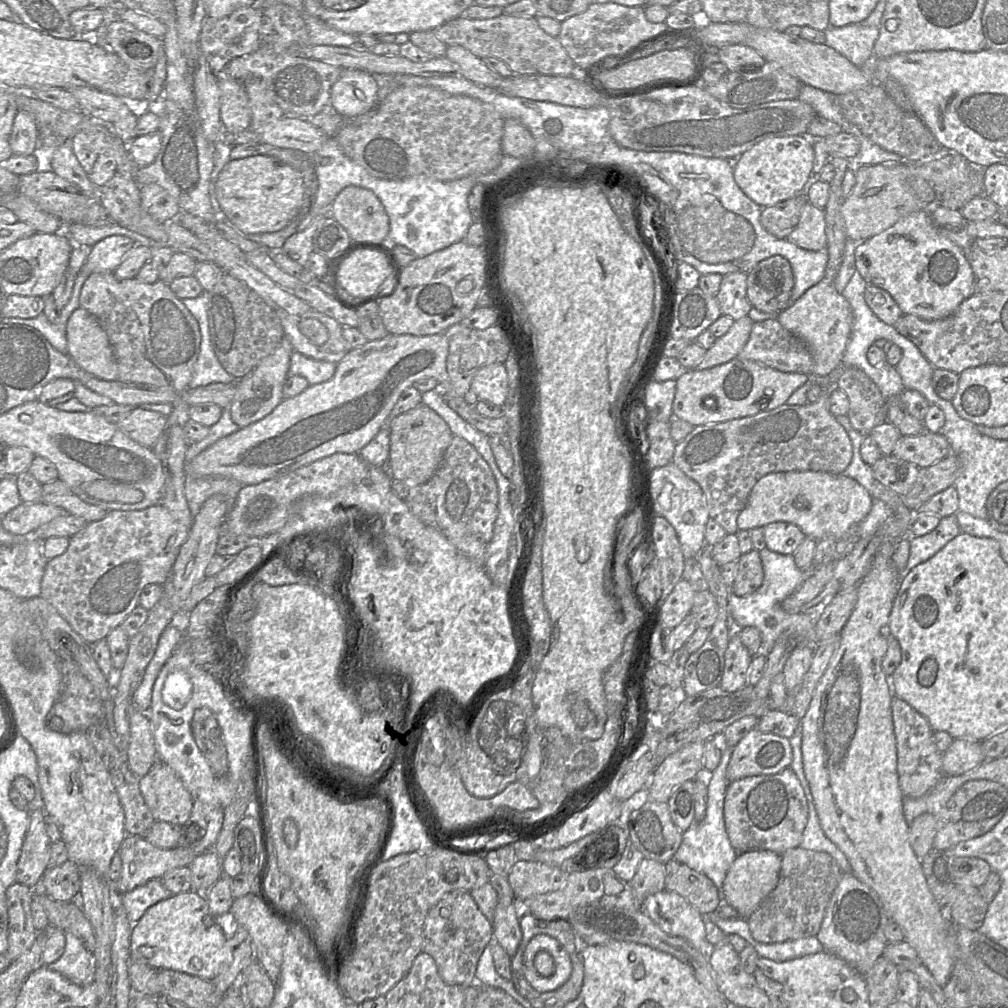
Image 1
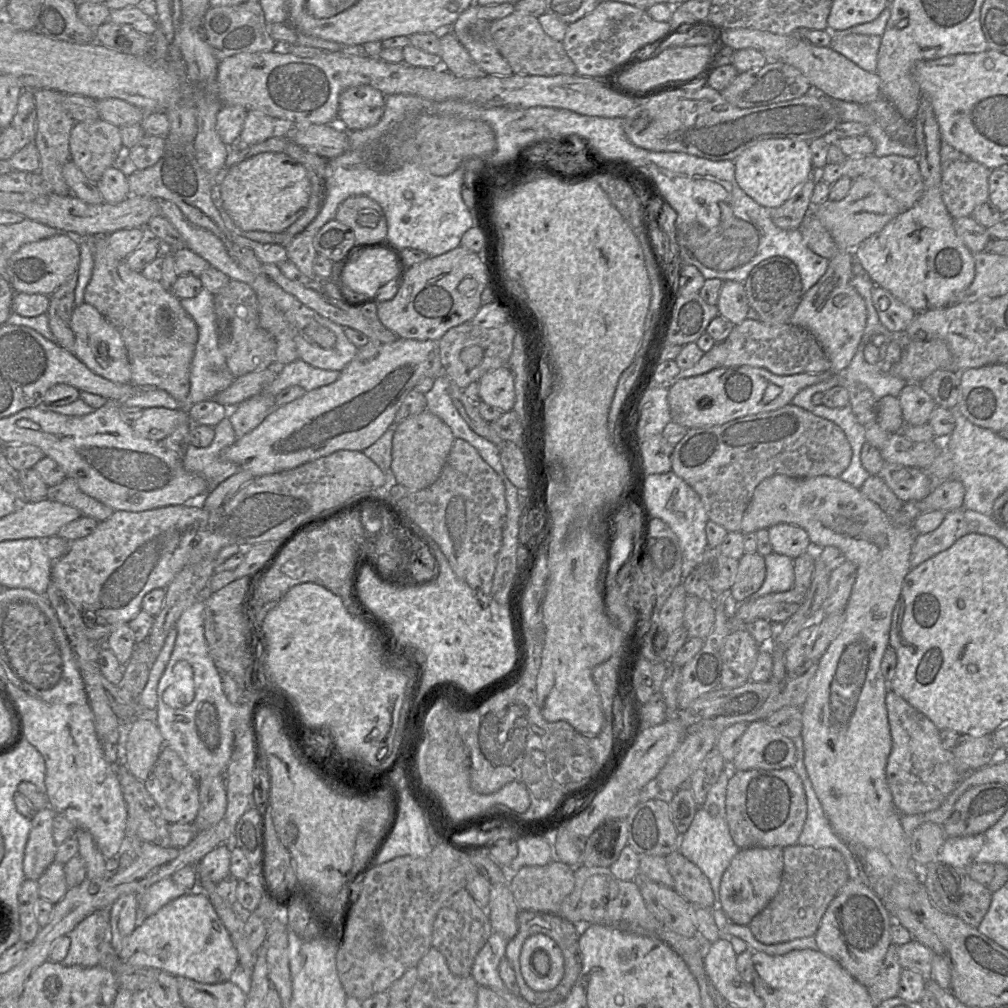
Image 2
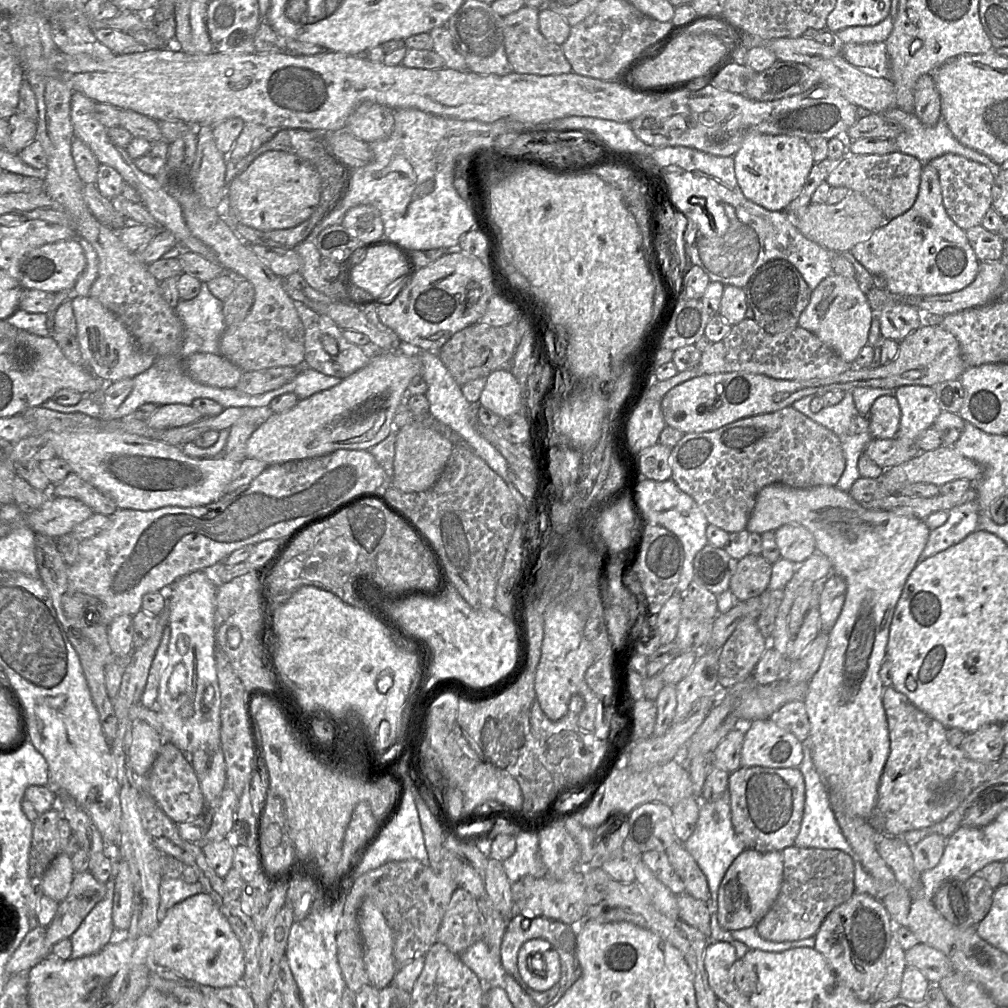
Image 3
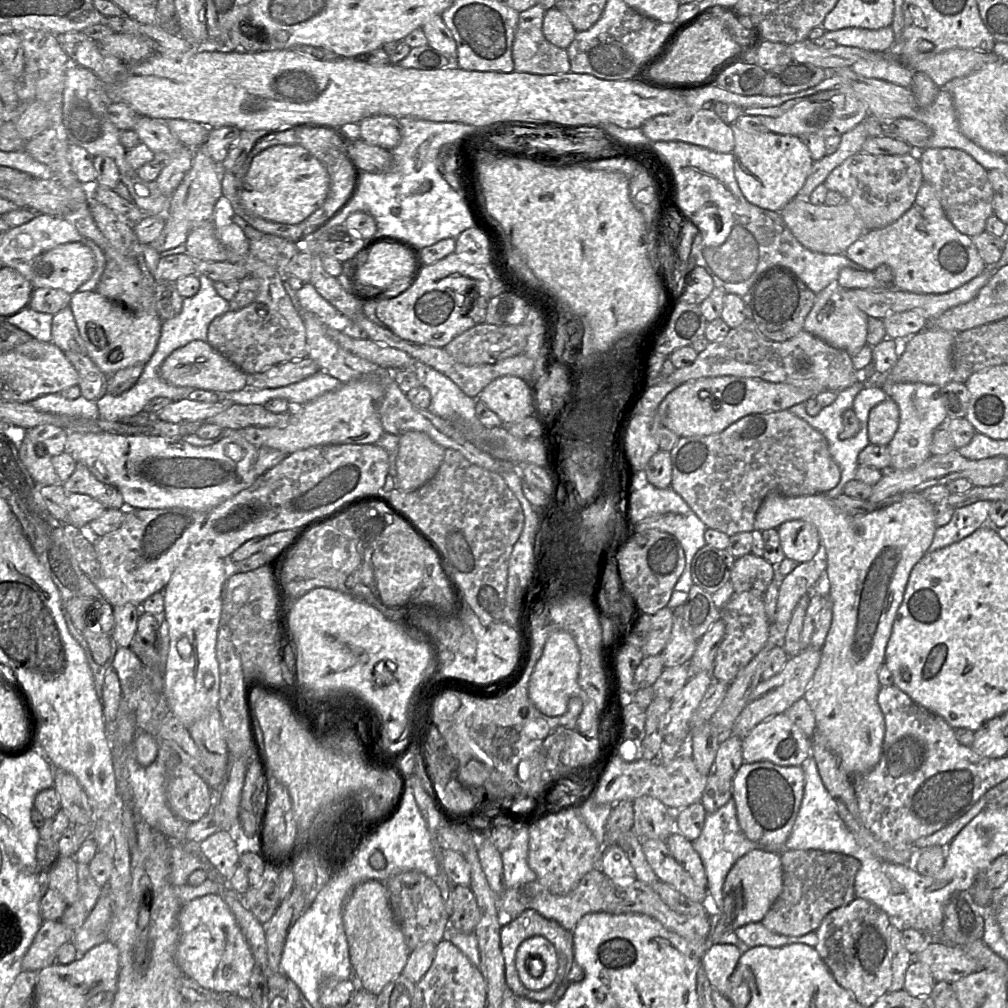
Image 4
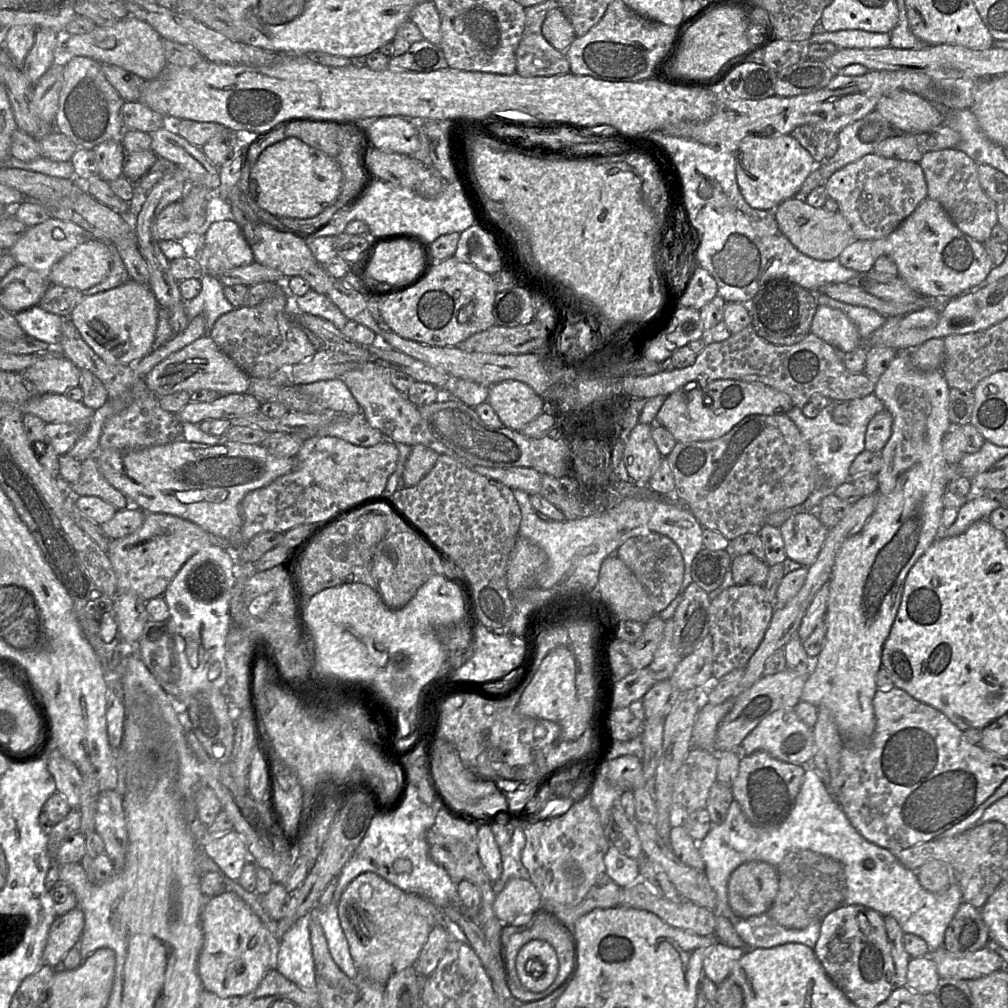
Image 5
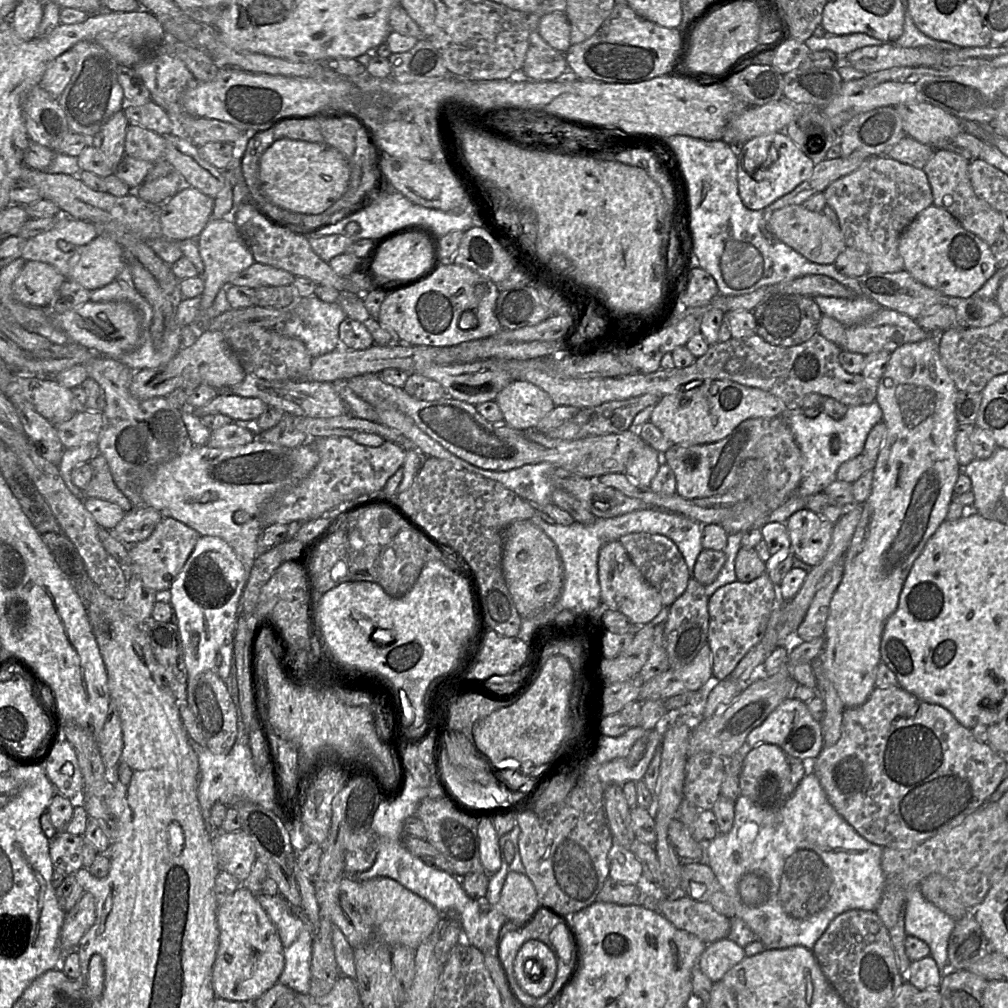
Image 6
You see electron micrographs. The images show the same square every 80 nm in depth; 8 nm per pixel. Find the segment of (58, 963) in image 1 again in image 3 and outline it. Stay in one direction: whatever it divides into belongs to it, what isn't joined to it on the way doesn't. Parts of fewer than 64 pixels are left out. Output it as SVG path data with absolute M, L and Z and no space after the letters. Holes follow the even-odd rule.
M109 878L106 886L105 897L91 910L70 938L72 942L70 959L95 954L118 937L123 937L118 936L112 922L114 879Z

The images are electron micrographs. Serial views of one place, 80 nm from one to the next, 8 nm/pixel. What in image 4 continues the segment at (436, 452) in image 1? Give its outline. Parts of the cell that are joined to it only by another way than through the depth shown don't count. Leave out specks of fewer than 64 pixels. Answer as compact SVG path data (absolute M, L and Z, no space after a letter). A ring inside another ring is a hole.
M407 431L399 436L394 487L414 491L427 483L437 472L445 448L427 434Z

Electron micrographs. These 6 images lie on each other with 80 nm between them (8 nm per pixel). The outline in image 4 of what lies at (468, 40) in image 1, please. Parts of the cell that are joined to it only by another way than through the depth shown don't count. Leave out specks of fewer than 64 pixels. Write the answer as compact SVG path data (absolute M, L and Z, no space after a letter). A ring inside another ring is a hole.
M536 4L519 14L512 45L514 70L517 72L551 75L571 71L567 49L555 46L543 34L545 12L544 7Z

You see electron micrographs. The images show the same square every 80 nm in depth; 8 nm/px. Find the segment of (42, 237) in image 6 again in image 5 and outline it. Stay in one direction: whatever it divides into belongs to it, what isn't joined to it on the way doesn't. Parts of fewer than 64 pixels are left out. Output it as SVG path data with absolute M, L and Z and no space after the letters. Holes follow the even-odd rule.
M49 216L46 220L29 226L23 236L6 252L12 255L18 264L48 276L54 264L70 253L76 246L92 238L92 234L72 221Z

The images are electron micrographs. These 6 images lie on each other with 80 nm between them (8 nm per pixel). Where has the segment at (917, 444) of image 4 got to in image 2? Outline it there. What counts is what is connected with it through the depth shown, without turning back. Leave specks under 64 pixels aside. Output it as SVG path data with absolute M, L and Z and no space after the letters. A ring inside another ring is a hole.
M907 383L901 390L898 399L904 423L912 426L927 424L931 412L937 406L920 383Z

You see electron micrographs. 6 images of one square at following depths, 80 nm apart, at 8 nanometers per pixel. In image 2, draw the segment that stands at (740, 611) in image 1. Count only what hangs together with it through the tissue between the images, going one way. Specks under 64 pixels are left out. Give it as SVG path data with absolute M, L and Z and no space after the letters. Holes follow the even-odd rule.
M772 552L764 556L766 576L759 590L748 599L755 599L771 593L785 592L793 588L795 582L794 560L788 556Z

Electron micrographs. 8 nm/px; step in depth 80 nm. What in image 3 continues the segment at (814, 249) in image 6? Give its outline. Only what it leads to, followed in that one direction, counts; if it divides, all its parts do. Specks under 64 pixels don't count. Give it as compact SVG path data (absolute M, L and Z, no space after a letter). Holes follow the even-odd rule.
M849 191L847 196L837 204L809 204L802 211L795 213L795 227L810 241L817 243L828 251L850 252L859 242L869 236L885 223L881 211L871 205L860 193Z

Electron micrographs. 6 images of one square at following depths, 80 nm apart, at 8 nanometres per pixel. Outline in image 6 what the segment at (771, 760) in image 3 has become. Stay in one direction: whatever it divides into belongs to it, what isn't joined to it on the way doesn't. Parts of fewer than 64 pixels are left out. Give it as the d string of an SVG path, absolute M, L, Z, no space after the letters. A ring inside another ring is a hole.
M796 698L782 702L761 725L748 734L746 743L751 749L761 744L774 744L800 760L817 758L824 748L821 722L812 717L805 702Z

